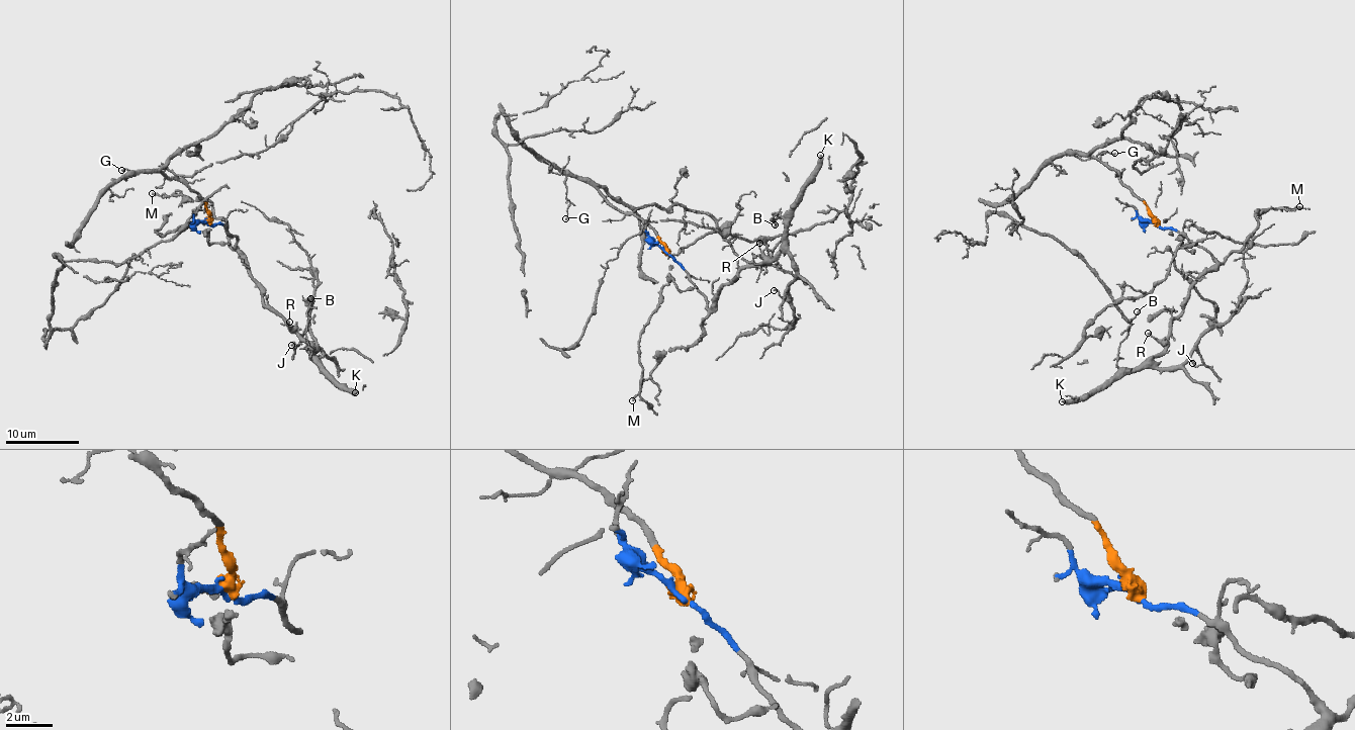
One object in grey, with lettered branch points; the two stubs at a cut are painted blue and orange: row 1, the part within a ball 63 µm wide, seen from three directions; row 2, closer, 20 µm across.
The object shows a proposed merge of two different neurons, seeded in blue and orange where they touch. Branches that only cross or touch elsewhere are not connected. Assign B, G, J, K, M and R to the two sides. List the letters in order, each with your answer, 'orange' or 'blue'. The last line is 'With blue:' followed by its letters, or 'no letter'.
B: blue
G: orange
J: blue
K: blue
M: blue
R: blue
With blue: B, J, K, M, R

